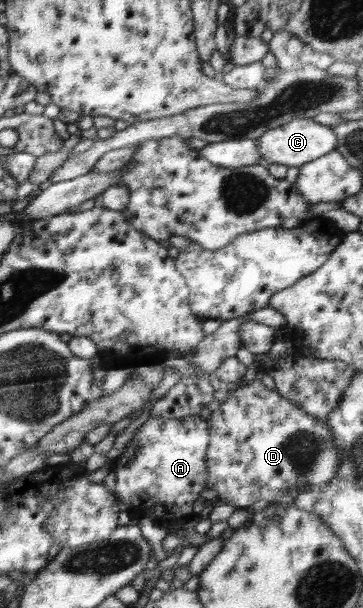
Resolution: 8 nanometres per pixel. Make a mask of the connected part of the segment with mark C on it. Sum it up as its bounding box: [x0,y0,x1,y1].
[256,118,337,167]

